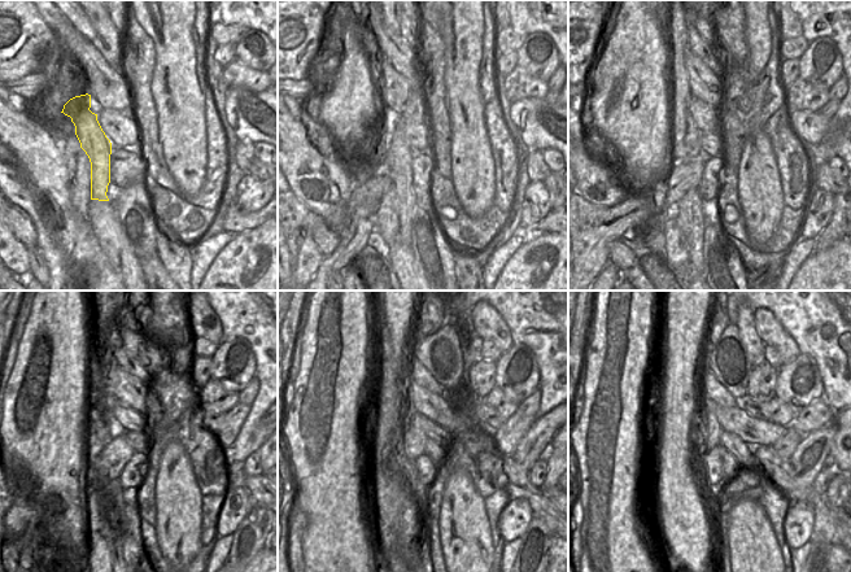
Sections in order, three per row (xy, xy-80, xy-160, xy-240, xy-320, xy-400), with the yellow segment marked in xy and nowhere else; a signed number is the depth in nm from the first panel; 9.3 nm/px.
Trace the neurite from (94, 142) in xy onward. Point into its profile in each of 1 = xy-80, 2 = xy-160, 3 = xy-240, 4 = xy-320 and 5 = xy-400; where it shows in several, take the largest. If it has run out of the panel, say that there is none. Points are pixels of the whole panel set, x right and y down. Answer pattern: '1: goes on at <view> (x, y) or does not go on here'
1: goes on at xy-80 (385, 218)
2: goes on at xy-160 (676, 228)
3: goes on at xy-240 (97, 554)
4: goes on at xy-320 (387, 554)
5: does not go on here

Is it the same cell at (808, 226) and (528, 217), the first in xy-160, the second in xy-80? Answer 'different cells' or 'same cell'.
same cell

